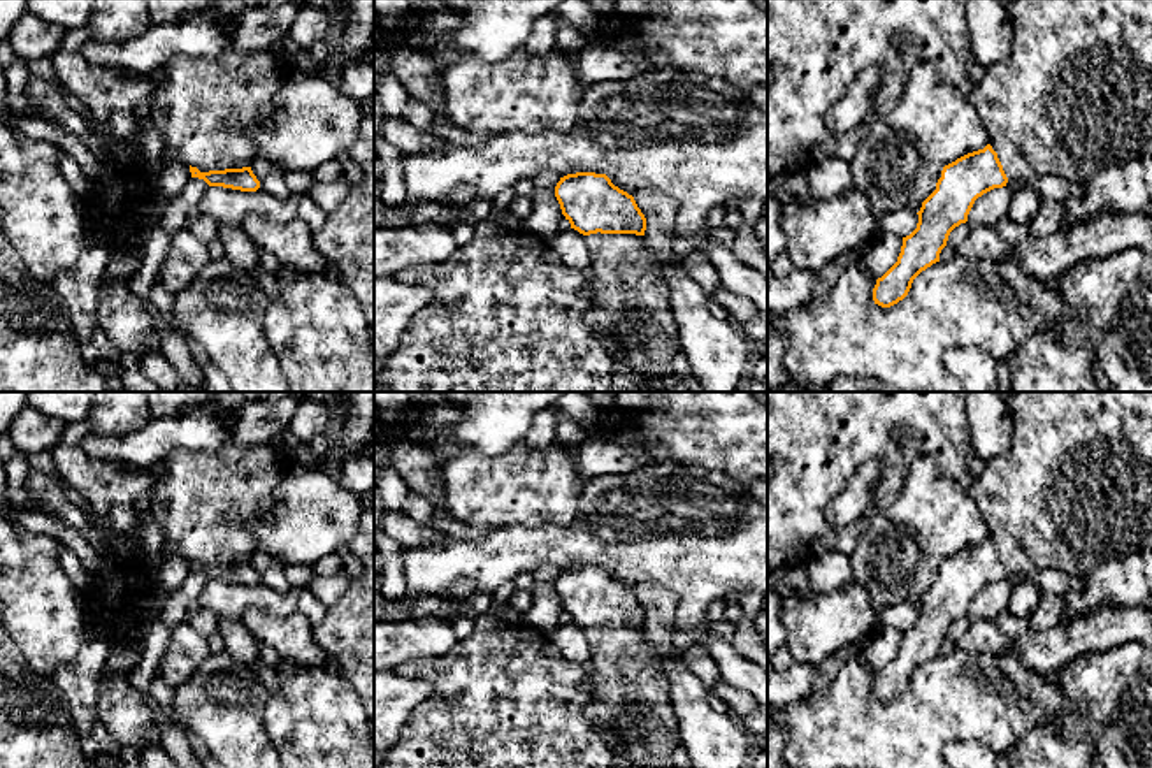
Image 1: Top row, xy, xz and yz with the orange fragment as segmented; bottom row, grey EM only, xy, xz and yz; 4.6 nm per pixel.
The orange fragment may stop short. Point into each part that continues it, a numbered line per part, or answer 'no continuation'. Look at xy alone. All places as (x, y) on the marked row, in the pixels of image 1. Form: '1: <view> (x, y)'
1: xy (204, 108)

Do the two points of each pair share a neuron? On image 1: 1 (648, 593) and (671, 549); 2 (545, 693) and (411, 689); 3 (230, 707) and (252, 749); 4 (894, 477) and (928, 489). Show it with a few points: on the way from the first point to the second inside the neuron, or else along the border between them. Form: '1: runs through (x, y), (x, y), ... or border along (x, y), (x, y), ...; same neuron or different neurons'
1: border along (633, 589), (668, 587), (676, 600), (673, 619); different neurons
2: border along (396, 672), (424, 679), (432, 689), (406, 721); different neurons
3: runs through (230, 717), (230, 724), (241, 739); same neuron
4: border along (935, 459), (919, 456), (898, 496), (877, 510); different neurons

